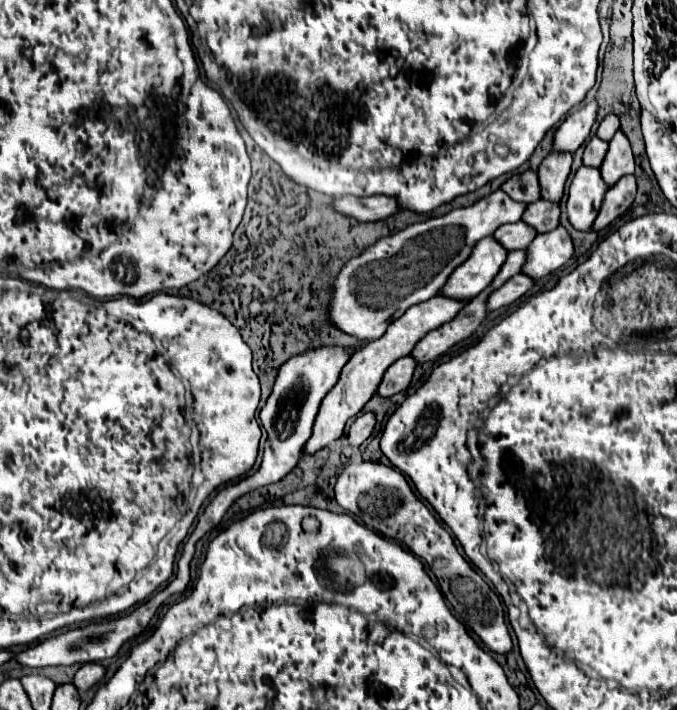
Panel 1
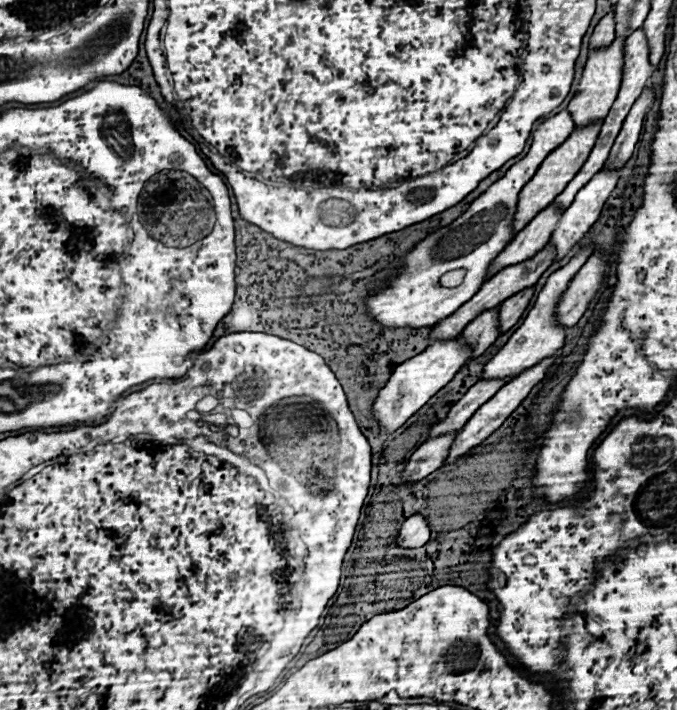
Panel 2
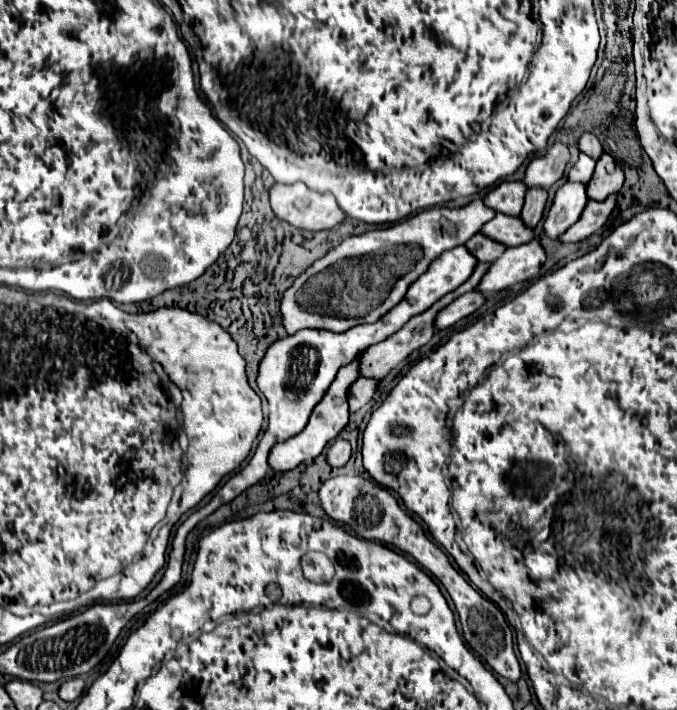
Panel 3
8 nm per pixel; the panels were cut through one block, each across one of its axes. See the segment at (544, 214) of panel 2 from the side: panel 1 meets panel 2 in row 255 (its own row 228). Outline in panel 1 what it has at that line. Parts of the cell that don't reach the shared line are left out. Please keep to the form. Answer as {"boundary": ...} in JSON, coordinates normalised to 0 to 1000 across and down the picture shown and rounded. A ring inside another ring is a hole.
{"boundary":[[[759,313],[759,315],[744,315],[742,321],[736,321],[730,327],[730,335],[750,352],[768,352],[768,349],[780,349],[783,338],[789,338],[795,327],[789,327],[789,321],[783,321],[774,313]]]}

